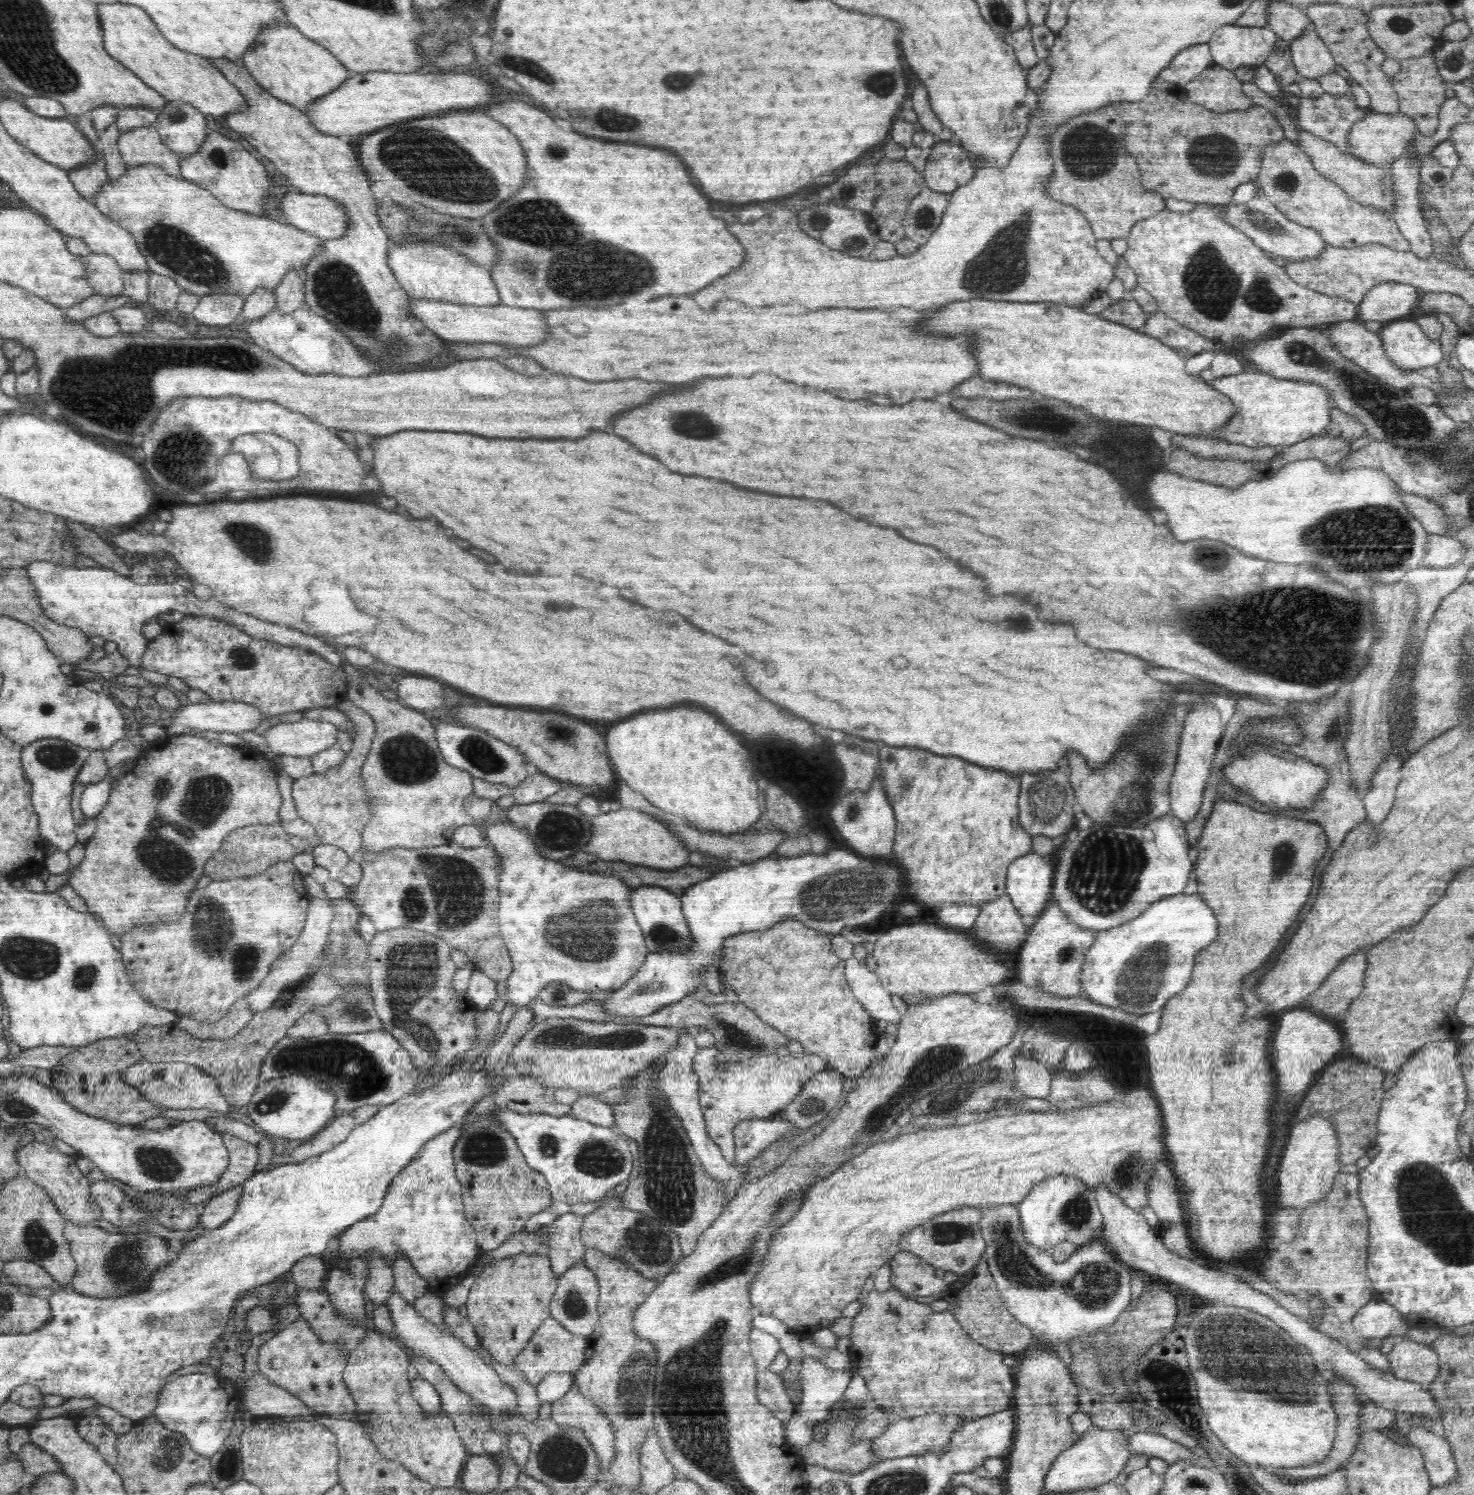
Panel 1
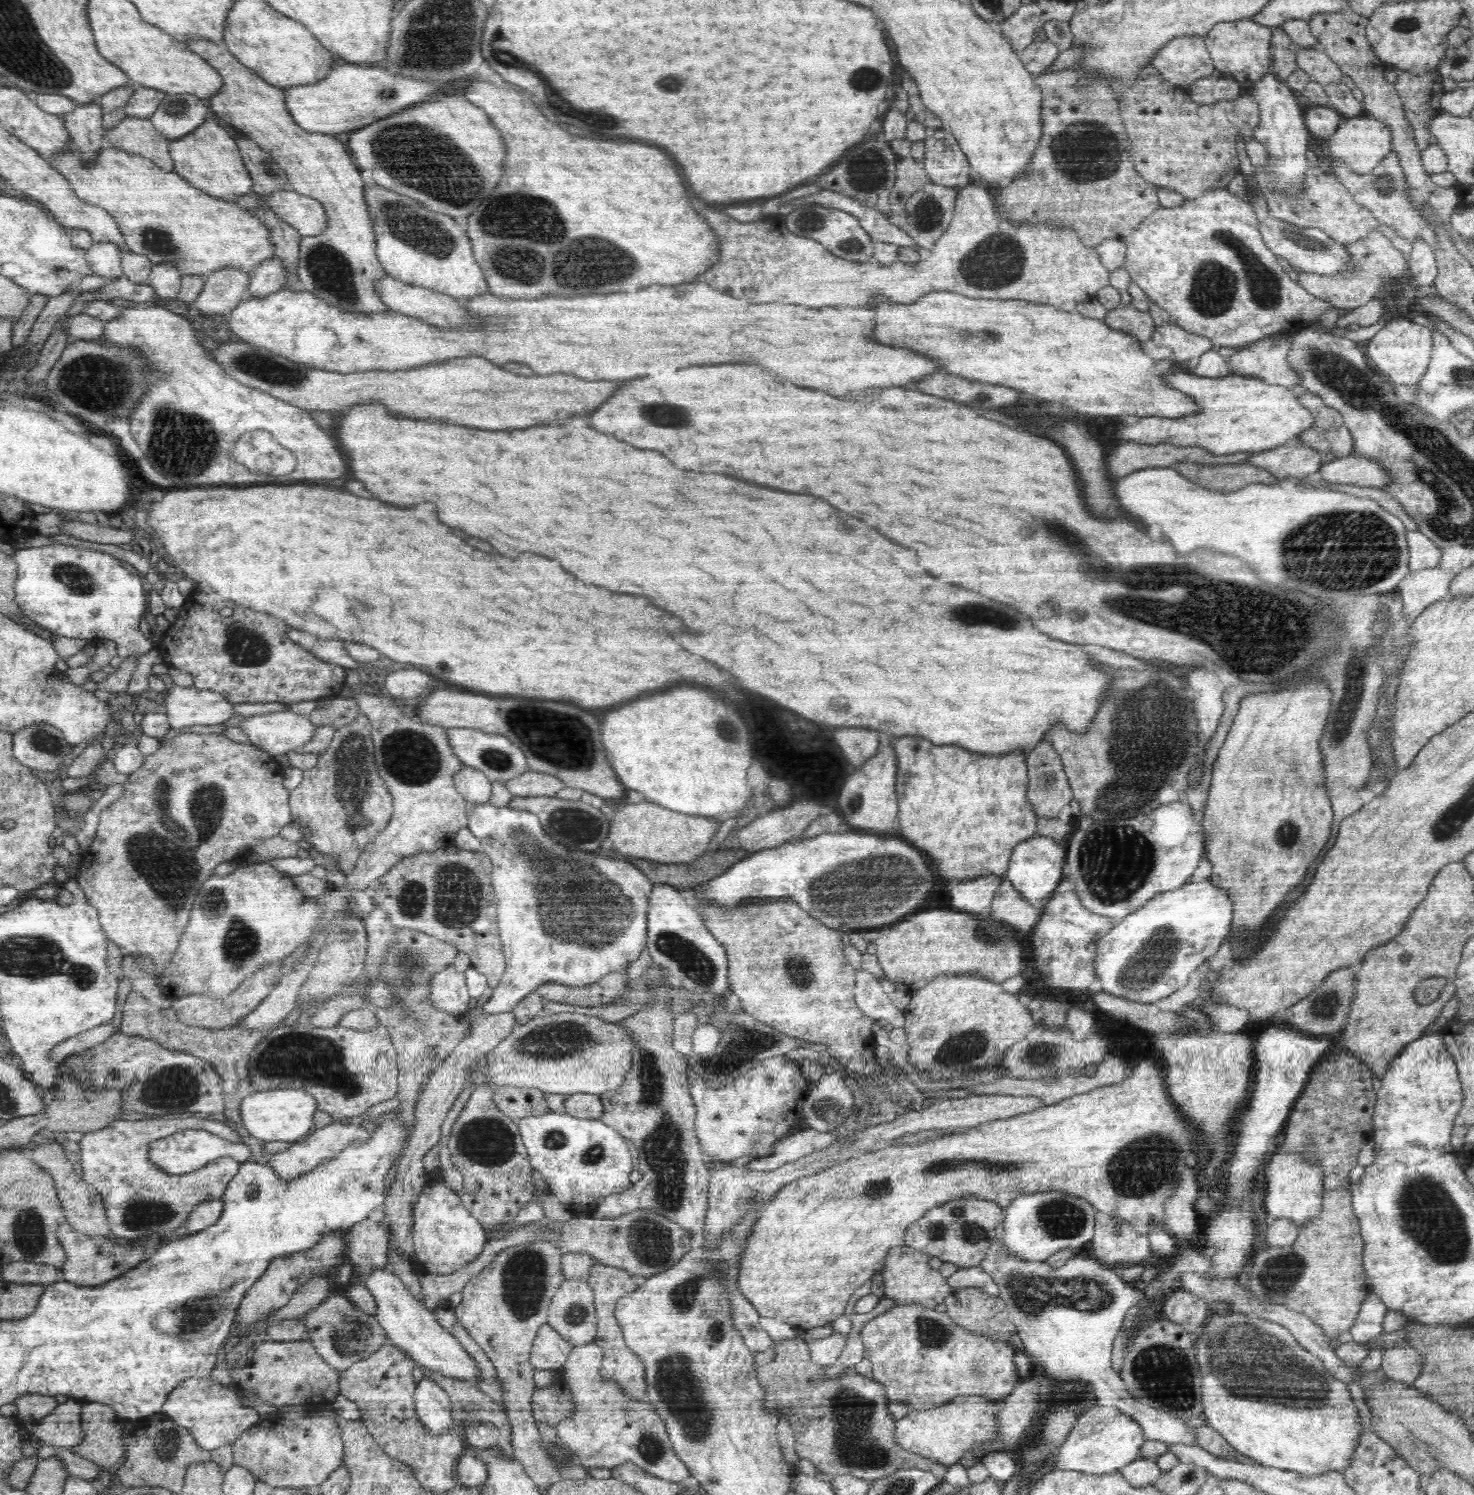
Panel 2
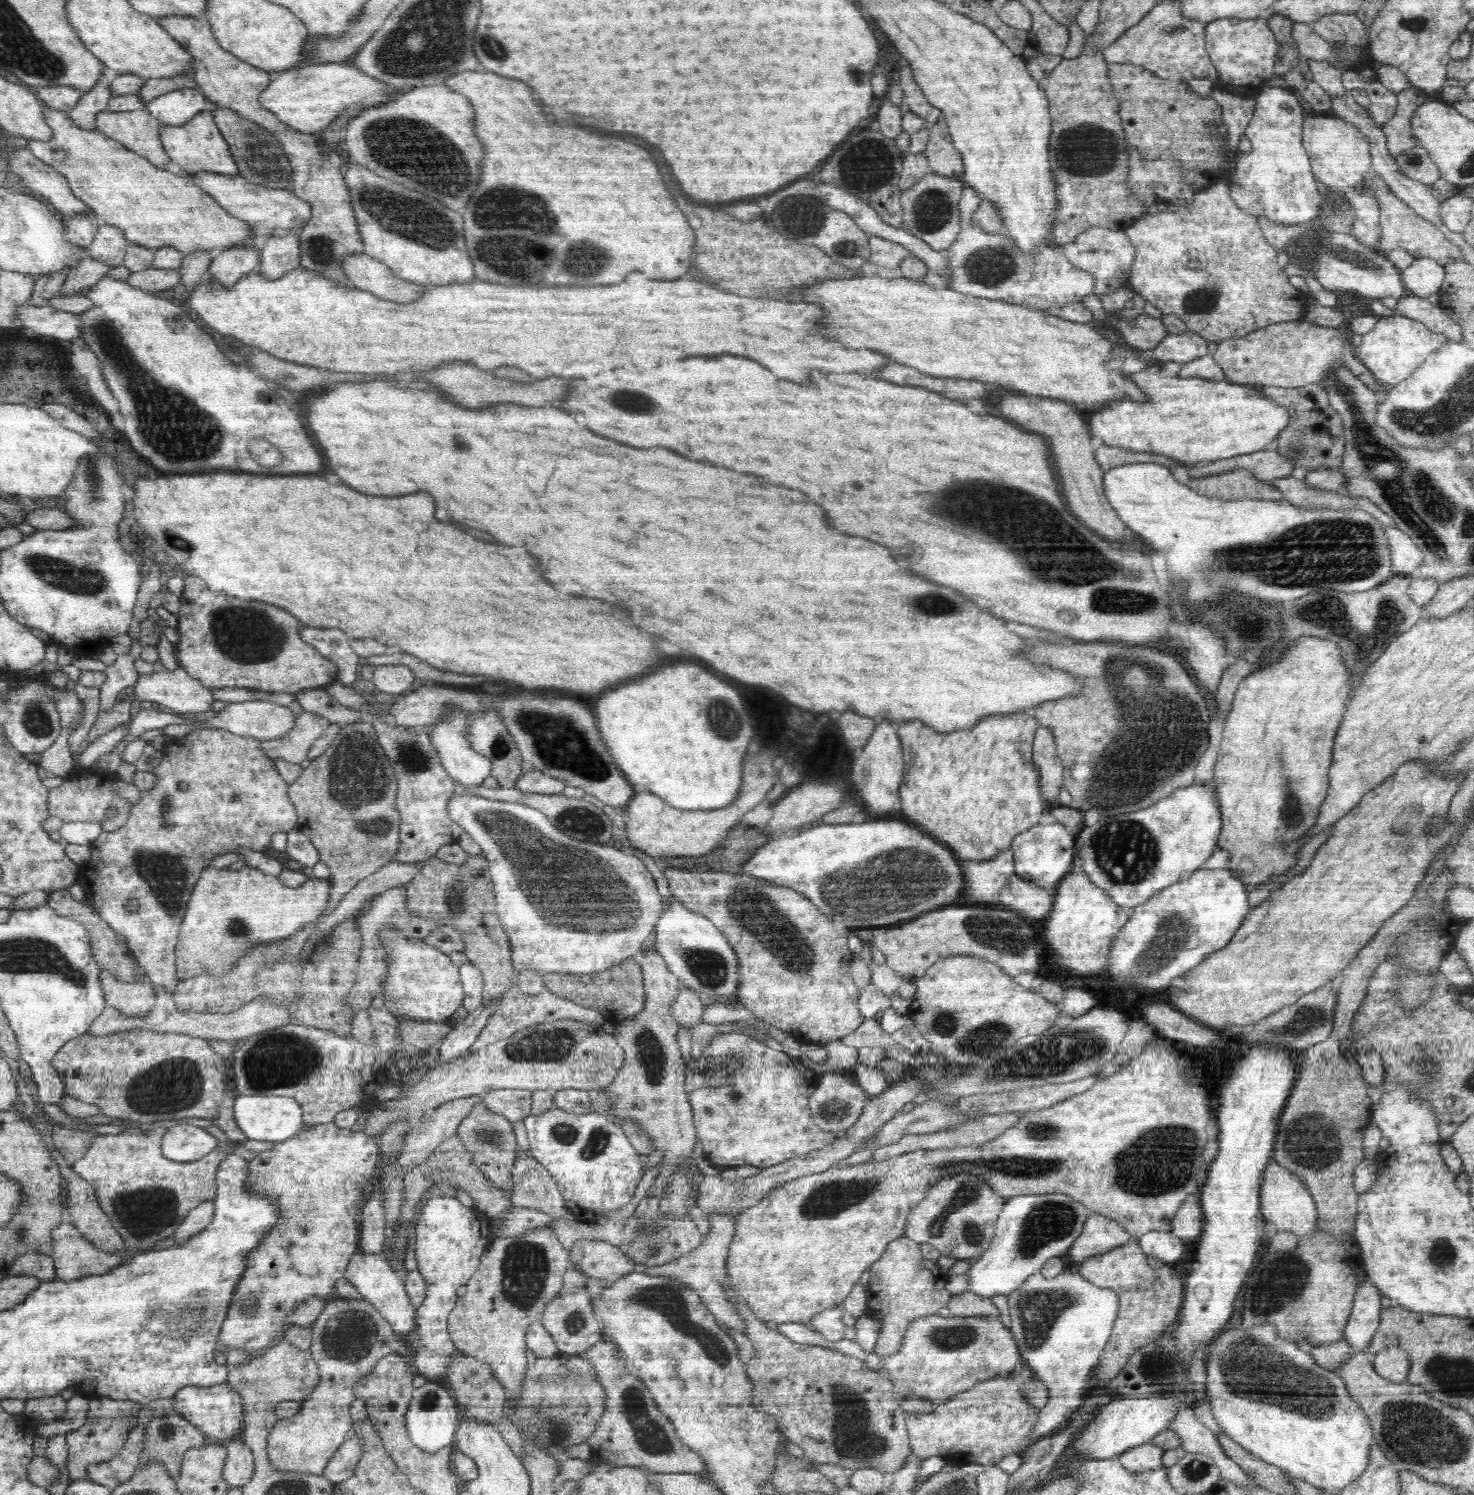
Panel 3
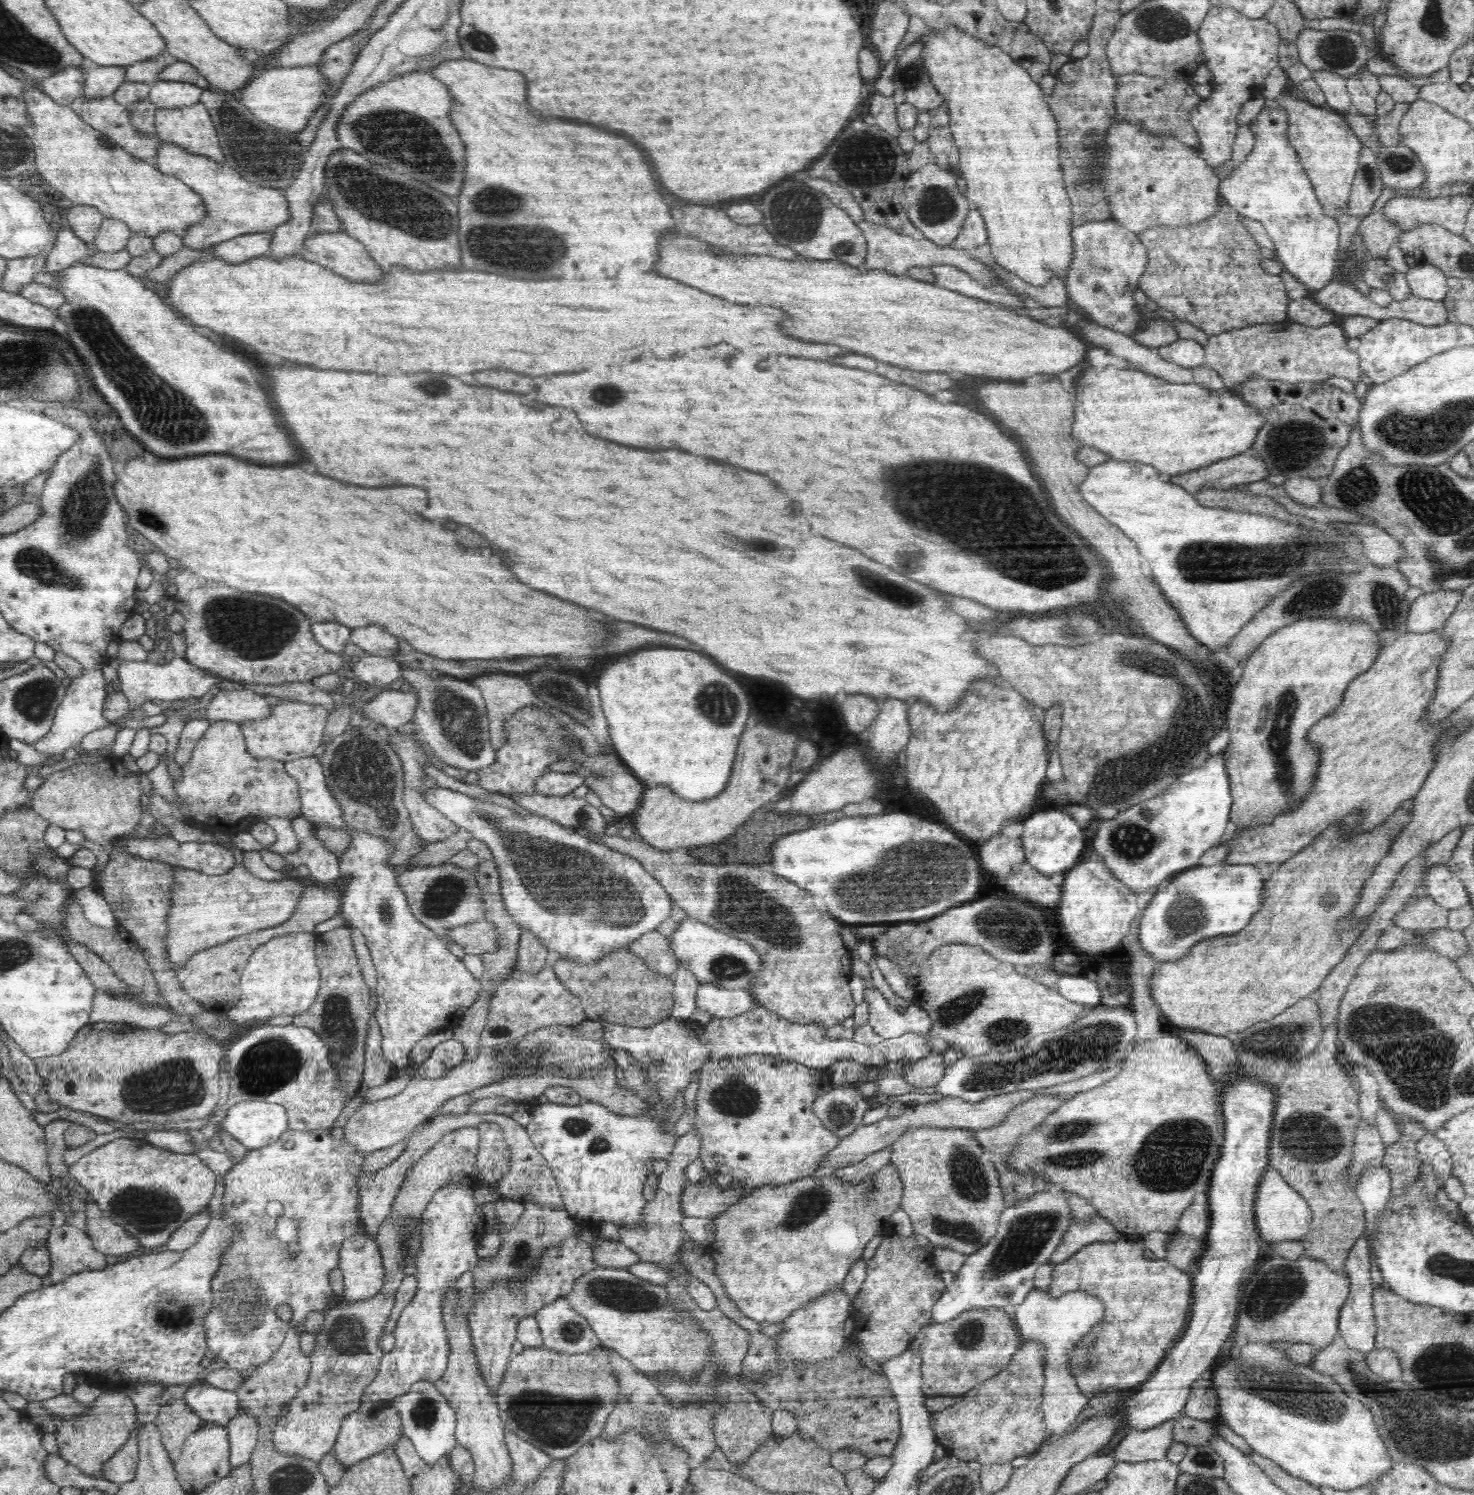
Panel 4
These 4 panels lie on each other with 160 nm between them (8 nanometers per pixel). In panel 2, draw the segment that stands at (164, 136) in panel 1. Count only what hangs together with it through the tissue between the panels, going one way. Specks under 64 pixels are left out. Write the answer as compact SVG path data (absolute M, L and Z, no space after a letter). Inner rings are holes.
M191 94L166 95L149 120L168 140L186 137L206 121L209 103Z

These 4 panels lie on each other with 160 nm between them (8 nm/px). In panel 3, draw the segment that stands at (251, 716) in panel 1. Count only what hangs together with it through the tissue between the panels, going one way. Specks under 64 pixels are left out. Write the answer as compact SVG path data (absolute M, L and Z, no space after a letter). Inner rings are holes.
M184 667L138 675L134 696L146 705L157 702L178 714L210 710L215 701L211 689L190 677Z

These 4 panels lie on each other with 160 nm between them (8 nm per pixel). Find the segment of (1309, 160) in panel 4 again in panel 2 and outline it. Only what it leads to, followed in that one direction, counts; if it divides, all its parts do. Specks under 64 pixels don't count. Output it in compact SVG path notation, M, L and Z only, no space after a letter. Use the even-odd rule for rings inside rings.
M1363 114L1362 116L1345 119L1336 132L1329 138L1318 142L1318 147L1315 149L1316 155L1320 159L1321 165L1325 165L1327 169L1327 162L1341 162L1349 166L1356 174L1368 174L1370 170L1376 168L1376 165L1383 160L1384 156L1391 152L1393 146L1391 145L1391 130L1384 125L1384 123Z

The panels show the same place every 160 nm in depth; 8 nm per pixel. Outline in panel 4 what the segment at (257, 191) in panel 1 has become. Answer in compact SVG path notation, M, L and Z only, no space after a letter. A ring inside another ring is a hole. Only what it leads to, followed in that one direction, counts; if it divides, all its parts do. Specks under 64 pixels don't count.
M201 102L192 106L157 108L154 125L156 125L156 136L160 141L180 145L190 153L202 155L220 163L225 162L211 114Z

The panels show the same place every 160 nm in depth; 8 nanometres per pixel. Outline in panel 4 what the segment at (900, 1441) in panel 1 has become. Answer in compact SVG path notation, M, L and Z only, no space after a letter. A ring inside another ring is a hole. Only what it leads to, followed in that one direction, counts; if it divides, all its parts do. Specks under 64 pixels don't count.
M1022 1342L1004 1370L974 1386L954 1406L932 1416L930 1427L936 1435L938 1444L942 1444L948 1455L959 1458L963 1462L974 1460L982 1465L1004 1464L1010 1463L1017 1456L1032 1455L1051 1438L1041 1413L1042 1388L1045 1384L1043 1372L1045 1352L1040 1342Z

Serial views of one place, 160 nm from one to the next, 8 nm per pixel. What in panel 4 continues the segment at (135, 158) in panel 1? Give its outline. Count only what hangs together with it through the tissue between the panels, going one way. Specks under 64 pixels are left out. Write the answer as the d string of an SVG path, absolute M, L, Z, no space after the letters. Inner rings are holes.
M78 95L69 107L79 114L82 121L108 135L132 156L153 162L159 148L159 138L143 136L135 130L135 126L131 126L132 116L112 95L93 99Z

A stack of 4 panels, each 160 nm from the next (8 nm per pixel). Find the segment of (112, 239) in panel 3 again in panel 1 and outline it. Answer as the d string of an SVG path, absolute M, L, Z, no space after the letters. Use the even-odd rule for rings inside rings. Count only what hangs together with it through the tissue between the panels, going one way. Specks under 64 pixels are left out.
M91 252L84 258L84 269L88 273L88 283L94 293L104 297L117 297L124 292L123 270L116 259Z

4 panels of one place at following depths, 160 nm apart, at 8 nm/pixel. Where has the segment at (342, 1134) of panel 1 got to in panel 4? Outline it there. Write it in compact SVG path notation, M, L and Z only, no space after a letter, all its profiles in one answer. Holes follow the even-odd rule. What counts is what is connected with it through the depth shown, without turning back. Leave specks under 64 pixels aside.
M286 1129L276 1142L272 1144L257 1148L249 1149L246 1156L239 1163L228 1171L223 1179L225 1180L225 1189L223 1193L223 1213L227 1214L227 1218L231 1218L237 1226L240 1226L240 1235L236 1235L221 1254L220 1268L216 1271L216 1278L212 1278L212 1305L214 1310L204 1318L204 1329L206 1333L206 1347L208 1347L208 1355L213 1358L219 1358L222 1362L223 1369L227 1373L242 1370L252 1370L256 1365L268 1362L268 1360L280 1349L280 1346L285 1340L285 1334L292 1328L301 1328L301 1323L309 1313L313 1311L325 1311L326 1302L331 1296L334 1295L331 1283L330 1272L339 1266L339 1252L340 1245L348 1237L362 1231L364 1228L361 1224L359 1213L359 1190L357 1189L357 1174L362 1172L361 1166L363 1165L364 1157L366 1154L359 1154L353 1146L350 1146L343 1139L334 1139L330 1137L330 1129L322 1130L316 1129L308 1132L300 1132L296 1130ZM278 1306L289 1306L292 1310L292 1319L290 1322L282 1322L276 1316Z

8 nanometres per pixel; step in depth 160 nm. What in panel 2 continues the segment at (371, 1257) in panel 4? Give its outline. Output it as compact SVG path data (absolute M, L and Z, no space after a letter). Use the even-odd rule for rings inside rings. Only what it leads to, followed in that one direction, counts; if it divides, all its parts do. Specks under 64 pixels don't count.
M381 1268L367 1275L360 1275L359 1277L352 1274L350 1281L364 1284L364 1287L372 1293L372 1297L376 1300L377 1320L382 1328L384 1328L384 1332L391 1344L395 1345L402 1352L407 1353L409 1358L412 1358L418 1365L424 1366L428 1370L440 1371L447 1377L476 1382L478 1375L481 1374L478 1370L478 1363L469 1356L457 1338L440 1326L434 1312L427 1310L421 1302L407 1290L407 1287L400 1281L398 1276L394 1273L390 1273L385 1268Z

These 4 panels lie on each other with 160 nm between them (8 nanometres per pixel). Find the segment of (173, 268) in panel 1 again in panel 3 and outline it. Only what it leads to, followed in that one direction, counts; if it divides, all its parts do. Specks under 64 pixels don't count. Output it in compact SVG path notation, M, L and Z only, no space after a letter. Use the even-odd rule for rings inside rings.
M45 106L43 114L44 121L52 129L52 136L47 141L28 141L27 146L31 153L64 176L71 186L72 194L85 202L103 224L122 229L129 243L142 245L153 251L161 246L170 246L178 249L184 256L198 249L210 251L215 255L231 246L253 245L254 236L249 231L249 224L234 218L217 204L215 198L192 185L183 173L175 175L165 168L159 168L148 158L96 129L80 128L65 112Z

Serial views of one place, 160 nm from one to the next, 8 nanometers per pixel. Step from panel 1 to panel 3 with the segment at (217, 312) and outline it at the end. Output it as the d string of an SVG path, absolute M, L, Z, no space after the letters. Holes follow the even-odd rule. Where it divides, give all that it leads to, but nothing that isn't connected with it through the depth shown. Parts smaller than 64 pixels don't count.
M255 245L231 246L216 253L210 261L207 277L212 283L220 283L229 289L241 276L256 271L260 249Z

